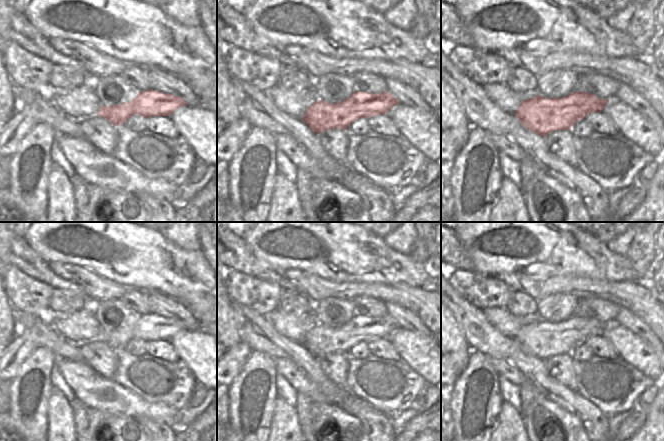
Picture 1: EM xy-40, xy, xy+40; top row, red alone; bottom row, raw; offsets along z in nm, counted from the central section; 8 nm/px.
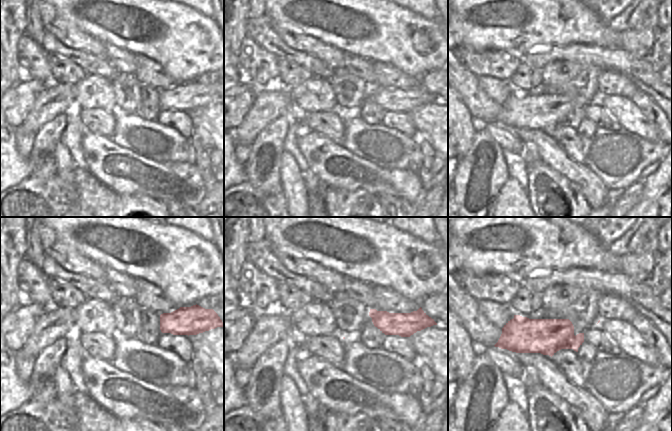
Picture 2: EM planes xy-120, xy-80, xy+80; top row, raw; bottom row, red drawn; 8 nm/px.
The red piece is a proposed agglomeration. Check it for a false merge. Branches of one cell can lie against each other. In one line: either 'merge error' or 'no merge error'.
no merge error

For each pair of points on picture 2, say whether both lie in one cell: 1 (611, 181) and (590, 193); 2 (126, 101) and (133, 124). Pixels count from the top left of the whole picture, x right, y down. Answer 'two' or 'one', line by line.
1: two
2: two

